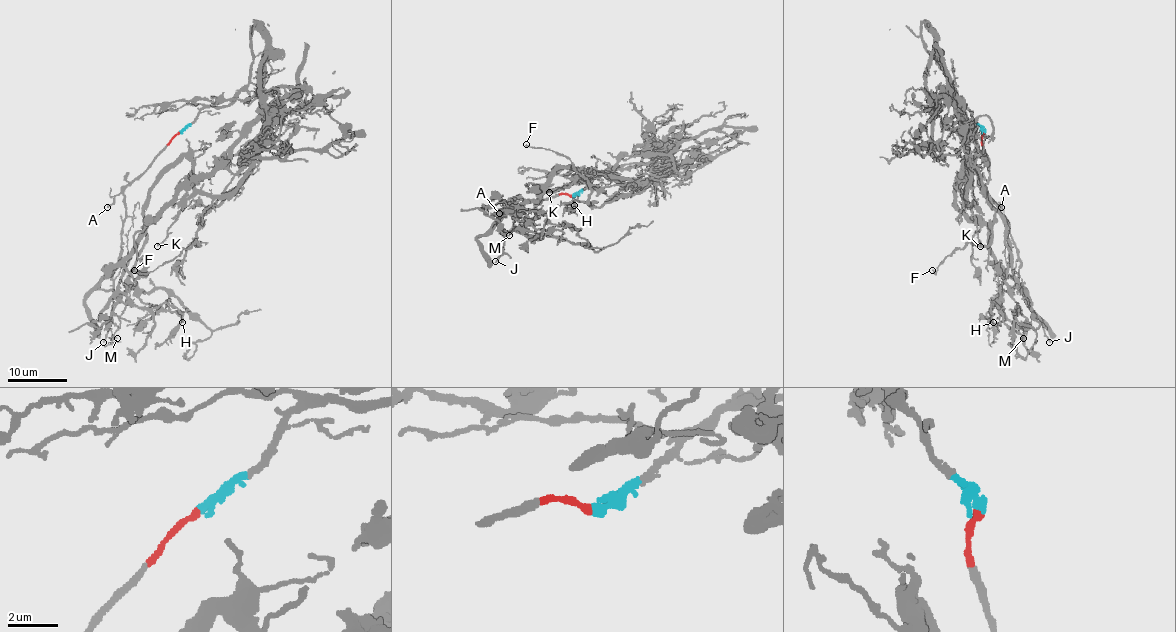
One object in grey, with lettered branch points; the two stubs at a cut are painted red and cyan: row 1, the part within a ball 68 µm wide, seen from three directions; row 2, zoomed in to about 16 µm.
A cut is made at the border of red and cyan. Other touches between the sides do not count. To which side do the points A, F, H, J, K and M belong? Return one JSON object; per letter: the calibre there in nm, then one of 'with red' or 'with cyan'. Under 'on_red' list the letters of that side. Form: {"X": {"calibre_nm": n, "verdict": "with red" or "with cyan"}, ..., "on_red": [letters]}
{"A": {"calibre_nm": 180, "verdict": "with red"}, "F": {"calibre_nm": 200, "verdict": "with cyan"}, "H": {"calibre_nm": 160, "verdict": "with cyan"}, "J": {"calibre_nm": 160, "verdict": "with red"}, "K": {"calibre_nm": 160, "verdict": "with cyan"}, "M": {"calibre_nm": 130, "verdict": "with cyan"}, "on_red": ["A", "J"]}

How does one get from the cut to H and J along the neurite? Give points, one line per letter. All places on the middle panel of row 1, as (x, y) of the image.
H: (570, 196), (607, 170), (650, 168), (625, 187), (601, 173), (548, 190), (530, 221), (511, 214), (575, 205)
J: (570, 196), (515, 200), (517, 218), (511, 231), (505, 231), (503, 252), (496, 261)

